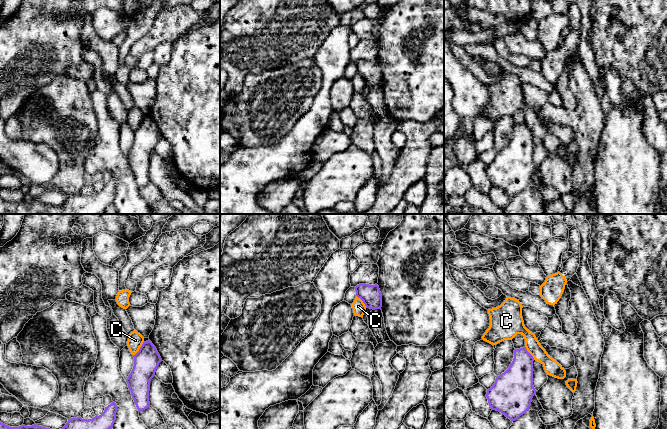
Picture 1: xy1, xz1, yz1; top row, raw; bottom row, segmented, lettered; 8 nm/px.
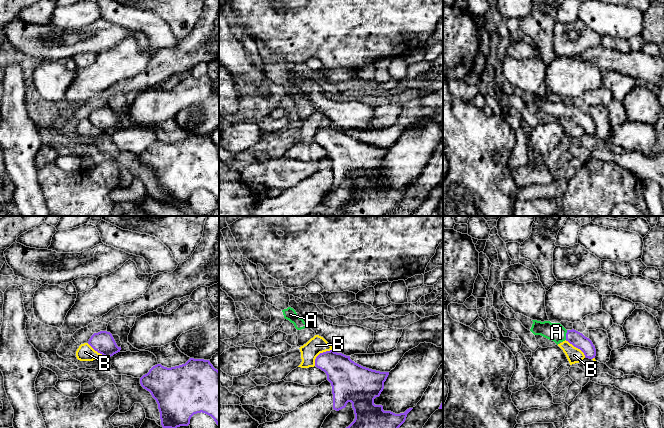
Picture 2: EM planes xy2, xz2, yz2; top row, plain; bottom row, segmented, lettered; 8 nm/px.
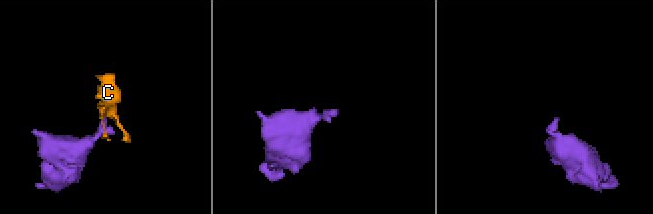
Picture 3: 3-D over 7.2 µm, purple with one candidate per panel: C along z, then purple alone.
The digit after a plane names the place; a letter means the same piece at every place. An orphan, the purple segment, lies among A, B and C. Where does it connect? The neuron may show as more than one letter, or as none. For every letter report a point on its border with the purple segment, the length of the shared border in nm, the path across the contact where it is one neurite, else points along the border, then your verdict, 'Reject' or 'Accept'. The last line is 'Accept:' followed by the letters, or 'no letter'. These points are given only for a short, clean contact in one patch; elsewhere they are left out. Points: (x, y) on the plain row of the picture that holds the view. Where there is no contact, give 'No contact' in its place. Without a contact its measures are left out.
A: Touches purple at yz2 (566, 111). Shared border 80 nm. Path across: yz2 (577, 115), (566, 111), (556, 108). Accept
B: Touches purple at xz2 (320, 129). Shared border 200 nm. Boundary: xz2 (332, 125), (321, 128), (316, 133), (314, 141). Reject
C: Touches purple at xy1 (140, 124). Shared border 150 nm. Boundary: xy1 (143, 117), (140, 124), (133, 131). Reject
Accept: A

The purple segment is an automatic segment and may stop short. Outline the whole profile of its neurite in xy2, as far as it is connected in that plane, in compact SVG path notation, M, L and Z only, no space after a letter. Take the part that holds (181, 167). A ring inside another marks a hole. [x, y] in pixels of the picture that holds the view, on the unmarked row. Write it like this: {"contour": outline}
{"contour": "M190 134L185 140L171 144L157 140L140 154L140 160L156 176L163 204L188 202L191 193L201 188L211 192L219 202L219 147L209 136Z"}

